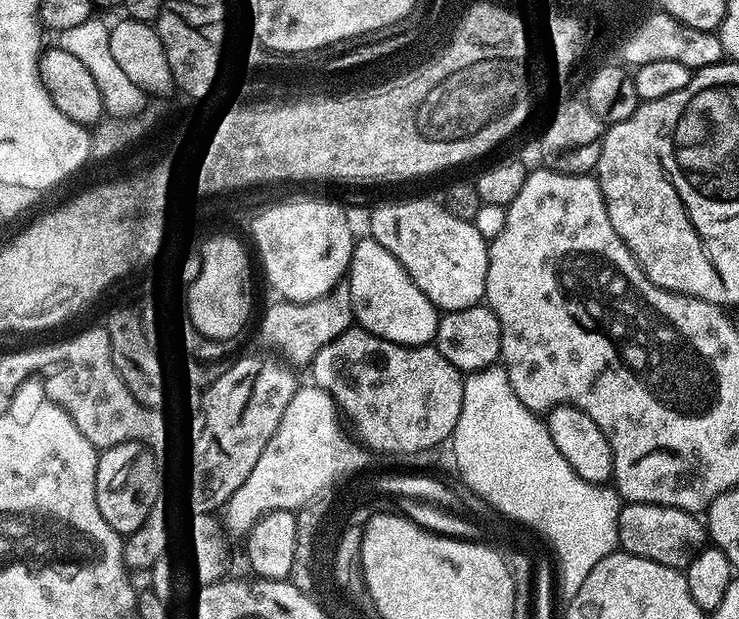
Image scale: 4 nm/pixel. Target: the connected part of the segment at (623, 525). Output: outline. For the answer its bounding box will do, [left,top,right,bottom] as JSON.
[618,503,706,569]

